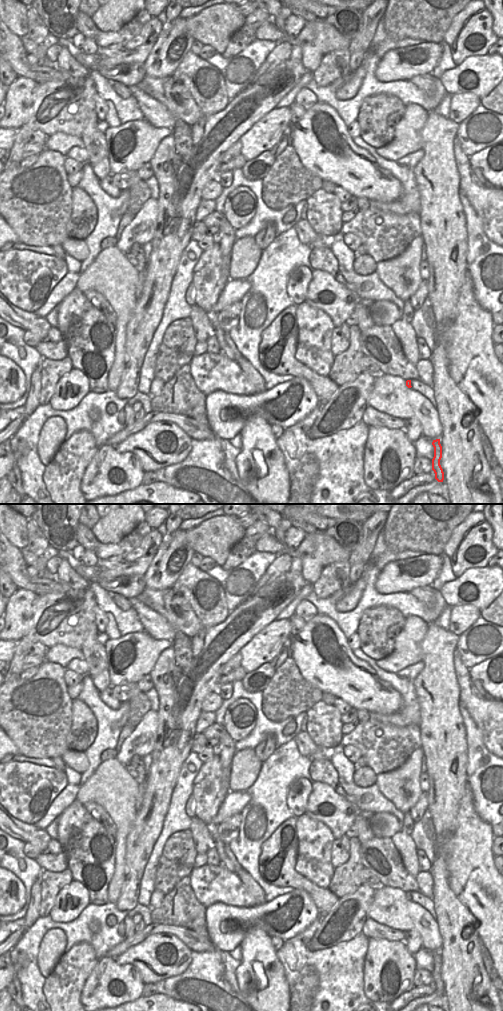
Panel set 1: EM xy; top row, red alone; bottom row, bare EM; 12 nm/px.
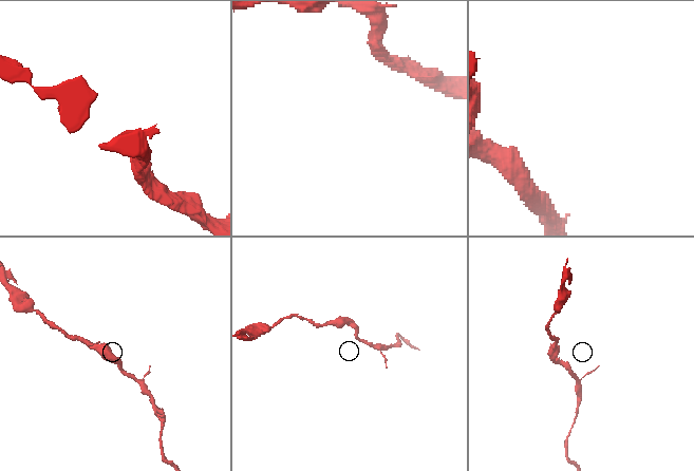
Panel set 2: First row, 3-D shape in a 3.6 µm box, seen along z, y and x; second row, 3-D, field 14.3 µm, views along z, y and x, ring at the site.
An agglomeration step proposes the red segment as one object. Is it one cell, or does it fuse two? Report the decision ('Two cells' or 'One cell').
One cell

